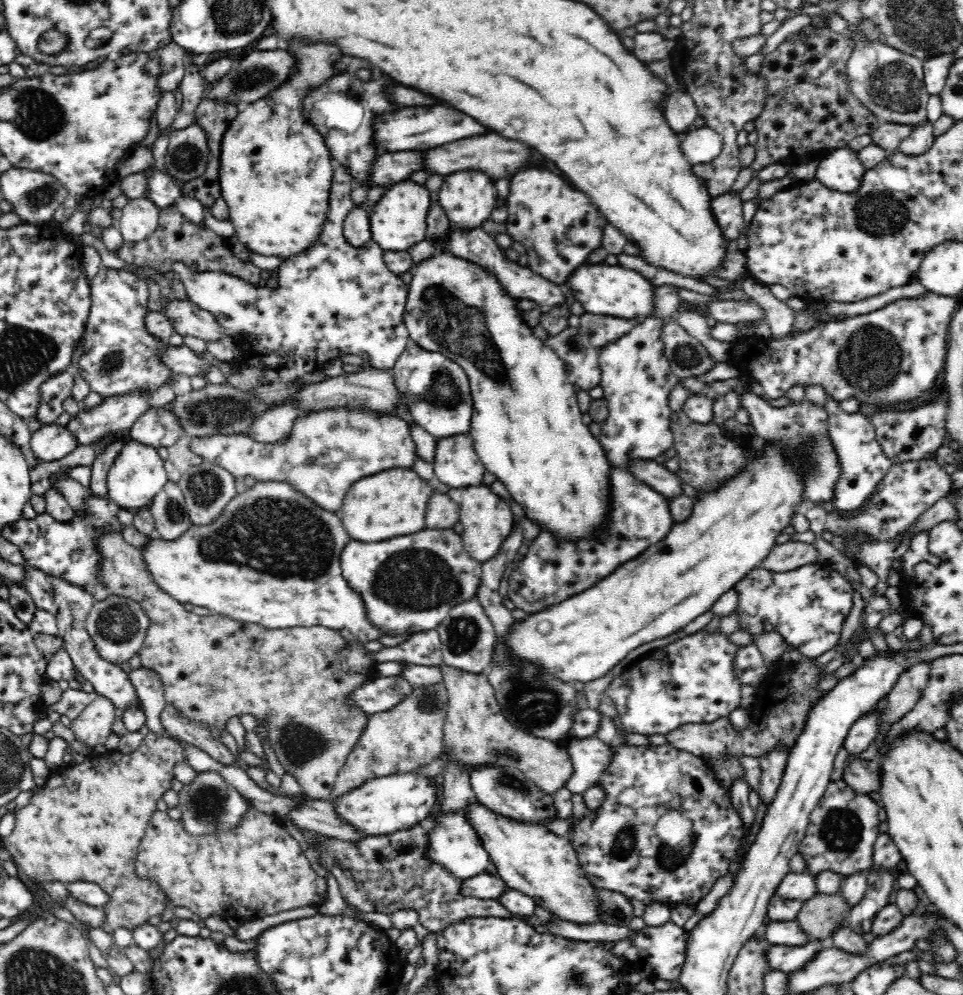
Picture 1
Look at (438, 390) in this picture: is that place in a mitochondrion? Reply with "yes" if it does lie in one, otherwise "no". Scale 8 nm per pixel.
yes

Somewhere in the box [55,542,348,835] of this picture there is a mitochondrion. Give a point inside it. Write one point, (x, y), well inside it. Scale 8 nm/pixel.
(300, 743)

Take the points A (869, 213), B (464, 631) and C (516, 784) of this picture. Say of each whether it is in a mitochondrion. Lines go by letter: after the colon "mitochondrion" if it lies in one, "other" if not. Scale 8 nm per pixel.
A: mitochondrion
B: mitochondrion
C: mitochondrion

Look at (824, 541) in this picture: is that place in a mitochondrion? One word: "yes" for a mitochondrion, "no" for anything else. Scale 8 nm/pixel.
no

